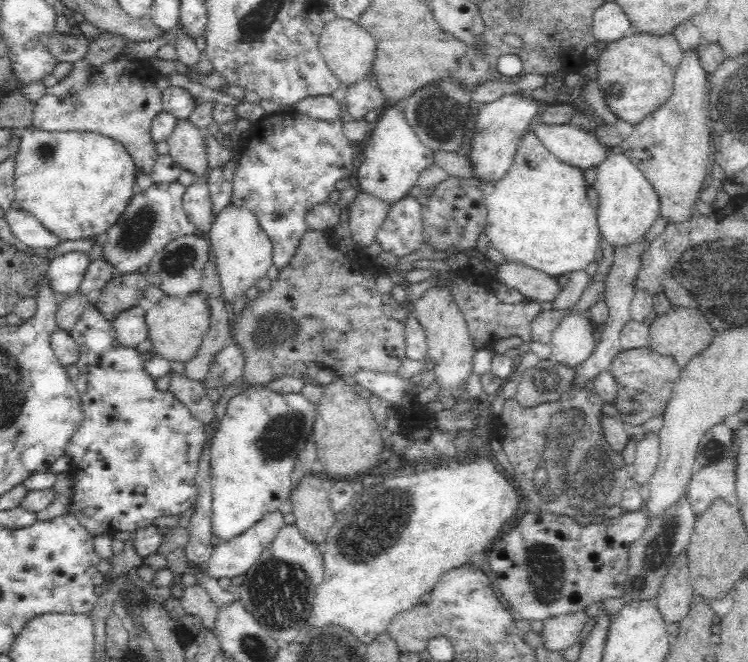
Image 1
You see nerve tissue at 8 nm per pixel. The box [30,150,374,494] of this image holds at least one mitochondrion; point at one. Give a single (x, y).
(273, 331)

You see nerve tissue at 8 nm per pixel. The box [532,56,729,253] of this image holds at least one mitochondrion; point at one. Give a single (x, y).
(612, 89)

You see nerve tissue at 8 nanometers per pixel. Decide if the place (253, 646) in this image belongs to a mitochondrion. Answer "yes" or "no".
yes

